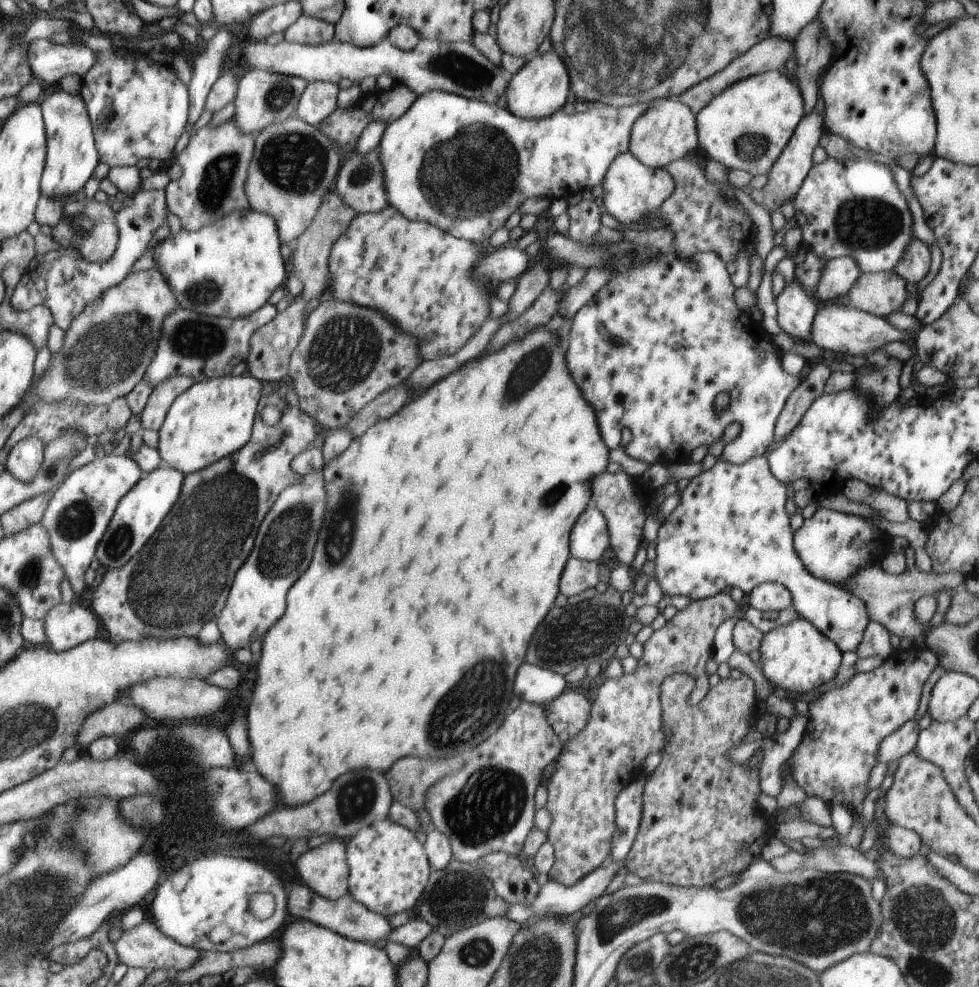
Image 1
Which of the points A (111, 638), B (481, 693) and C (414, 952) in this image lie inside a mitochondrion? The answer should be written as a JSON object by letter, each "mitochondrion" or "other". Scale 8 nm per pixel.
{"A":"other","B":"mitochondrion","C":"other"}

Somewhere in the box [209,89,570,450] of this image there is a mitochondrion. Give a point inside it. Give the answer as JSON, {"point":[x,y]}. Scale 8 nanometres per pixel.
{"point":[452,181]}

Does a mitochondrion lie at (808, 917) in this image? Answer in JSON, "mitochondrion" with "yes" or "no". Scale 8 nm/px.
{"mitochondrion":"yes"}

